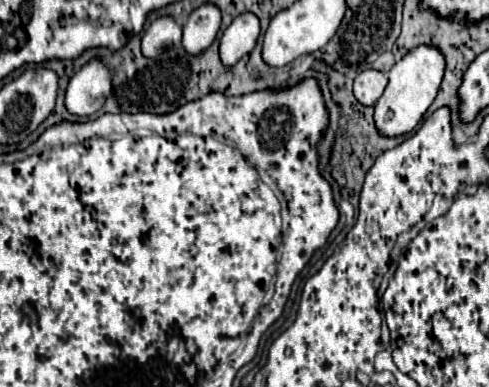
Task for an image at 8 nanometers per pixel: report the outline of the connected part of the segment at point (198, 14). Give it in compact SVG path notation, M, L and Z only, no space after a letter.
M205 3L203 7L195 9L189 15L187 23L183 25L183 41L181 41L183 49L191 57L201 55L215 41L219 25L221 25L221 15L215 5Z

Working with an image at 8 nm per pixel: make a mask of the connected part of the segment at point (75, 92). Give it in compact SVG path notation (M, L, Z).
M91 59L81 71L71 77L65 91L65 107L71 115L89 117L103 107L109 93L111 71L107 71L99 59Z

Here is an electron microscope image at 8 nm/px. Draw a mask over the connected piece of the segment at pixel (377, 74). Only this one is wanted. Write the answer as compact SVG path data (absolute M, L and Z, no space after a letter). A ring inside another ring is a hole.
M369 69L369 71L363 71L355 77L355 83L353 83L353 95L355 99L365 105L365 107L371 107L377 103L377 99L383 95L387 87L387 75L381 73L381 71L375 71L375 69Z

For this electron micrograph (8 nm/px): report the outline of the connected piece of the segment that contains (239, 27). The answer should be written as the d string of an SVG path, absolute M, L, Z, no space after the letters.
M239 15L225 29L219 41L219 57L225 67L233 67L247 57L259 39L259 19L255 15Z

